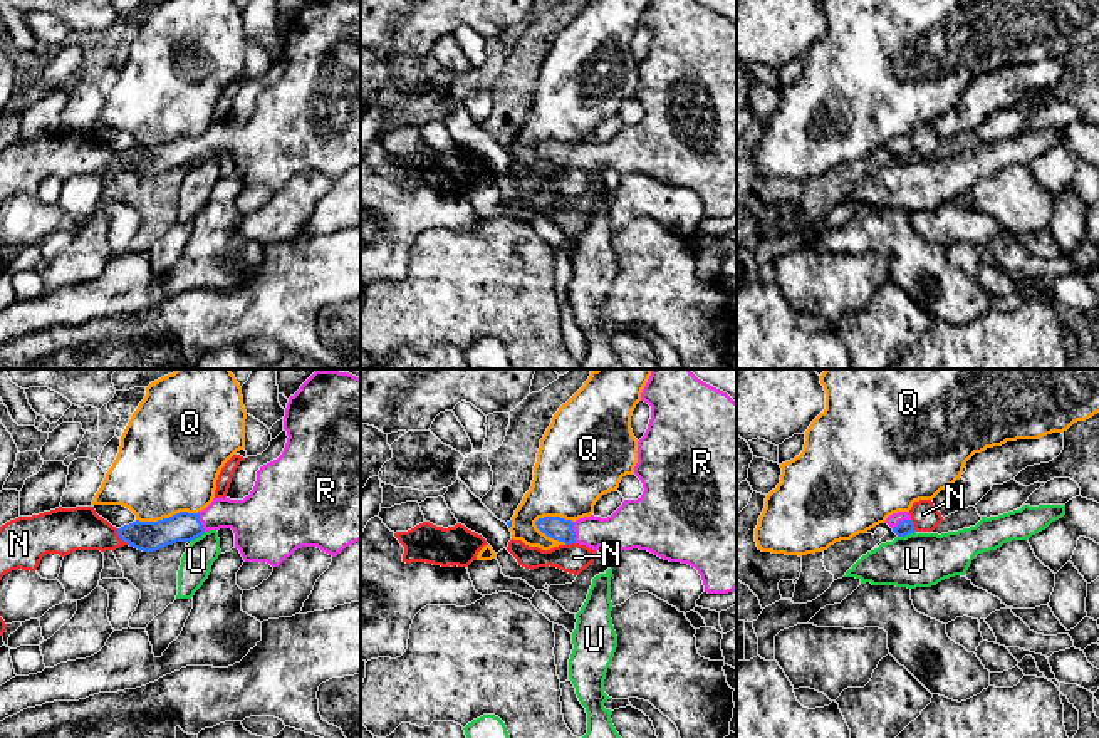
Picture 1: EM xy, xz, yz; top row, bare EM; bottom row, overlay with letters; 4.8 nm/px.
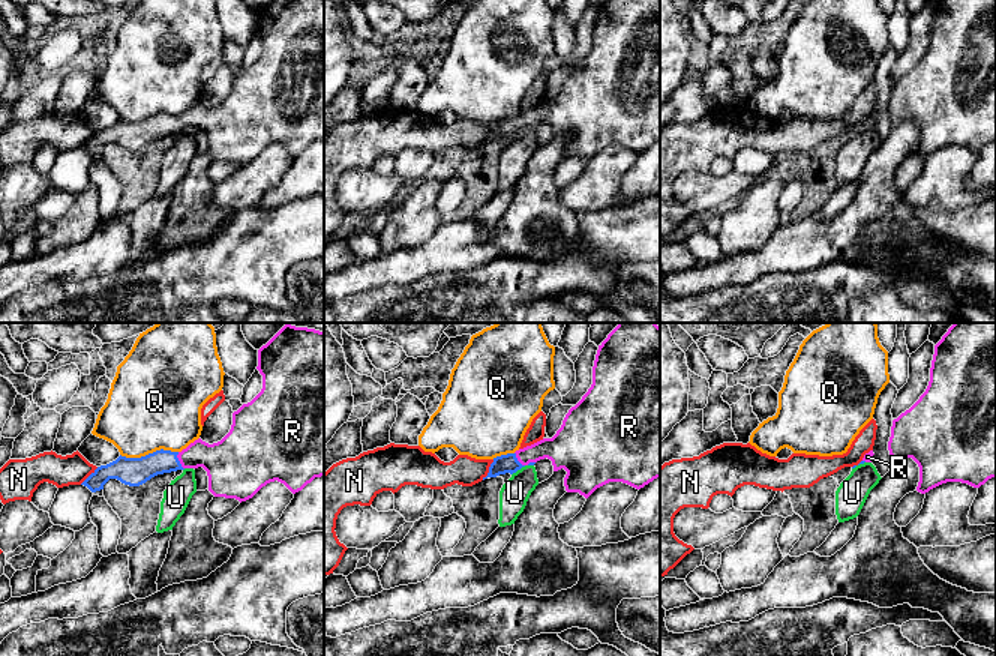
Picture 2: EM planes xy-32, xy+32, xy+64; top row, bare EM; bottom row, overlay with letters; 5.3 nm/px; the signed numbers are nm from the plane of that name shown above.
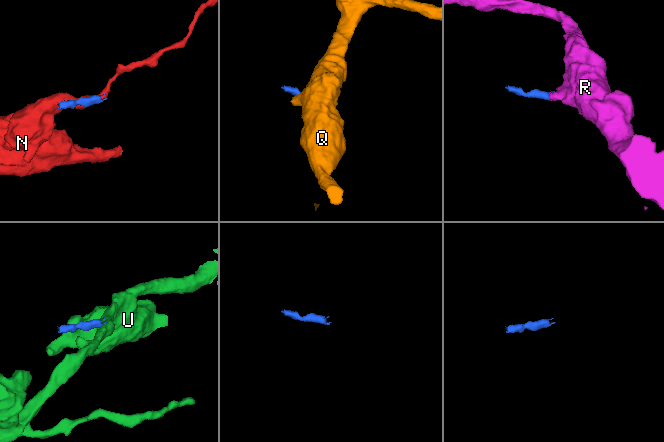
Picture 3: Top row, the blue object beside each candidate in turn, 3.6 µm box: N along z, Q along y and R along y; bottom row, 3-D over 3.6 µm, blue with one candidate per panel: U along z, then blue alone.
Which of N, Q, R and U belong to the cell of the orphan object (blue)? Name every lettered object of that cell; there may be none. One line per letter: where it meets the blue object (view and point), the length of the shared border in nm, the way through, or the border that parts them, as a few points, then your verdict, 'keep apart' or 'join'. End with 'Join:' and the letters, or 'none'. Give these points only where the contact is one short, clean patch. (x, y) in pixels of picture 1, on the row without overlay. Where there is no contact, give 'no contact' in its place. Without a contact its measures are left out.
N: meets blue in xy at (121, 163); contact 100 nm long; keep apart
Q: meets blue in xz at (549, 160); contact 190 nm long; border along xz (534, 146), (542, 156), (566, 168); keep apart
R: meets blue in xz at (574, 156); contact 110 nm long; runs through xz (559, 153), (574, 156), (626, 151); join
U: meets blue in yz at (906, 158); contact 90 nm long; border along yz (915, 155), (898, 161); keep apart
Join: R

